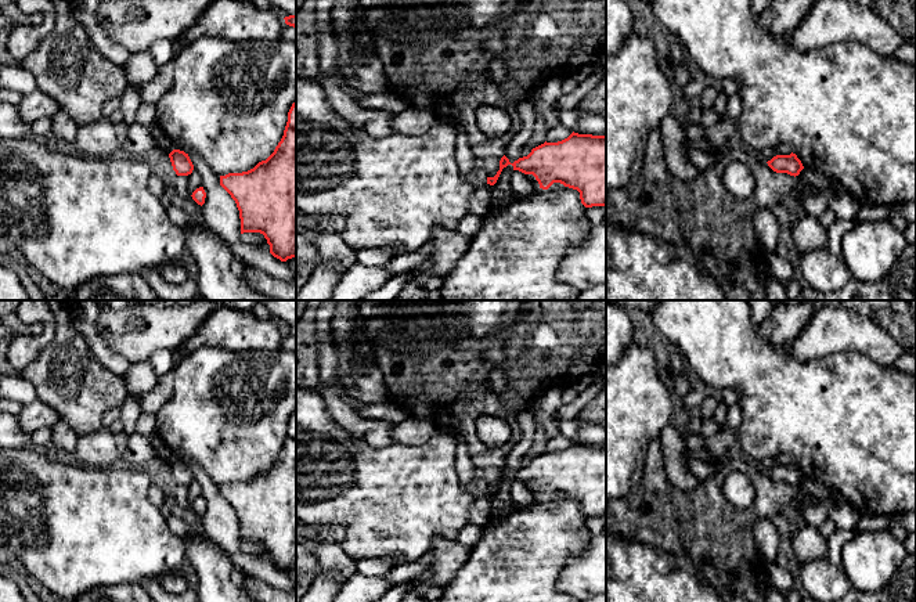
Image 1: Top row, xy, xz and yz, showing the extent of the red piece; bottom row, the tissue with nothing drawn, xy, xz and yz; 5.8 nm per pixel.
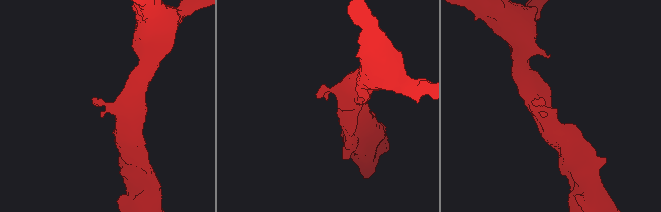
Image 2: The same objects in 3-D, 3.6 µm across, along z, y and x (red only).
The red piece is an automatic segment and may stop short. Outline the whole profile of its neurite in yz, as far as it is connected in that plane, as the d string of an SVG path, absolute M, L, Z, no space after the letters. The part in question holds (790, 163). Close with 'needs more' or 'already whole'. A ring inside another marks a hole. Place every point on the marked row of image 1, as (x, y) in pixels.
M793 152L790 155L776 155L767 163L773 172L787 173L794 177L804 169L801 161Z; already whole

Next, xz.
M573 131L562 141L545 141L513 163L504 155L500 170L494 177L487 177L487 184L494 185L508 165L533 174L542 190L560 183L577 190L585 208L606 206L606 136Z; already whole

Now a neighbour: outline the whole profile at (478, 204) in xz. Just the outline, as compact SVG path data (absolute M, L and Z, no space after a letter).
M486 185L475 188L469 197L468 213L483 217L488 208L488 190Z

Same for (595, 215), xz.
M592 206L585 209L587 224L592 228L594 226L605 221L606 206Z

